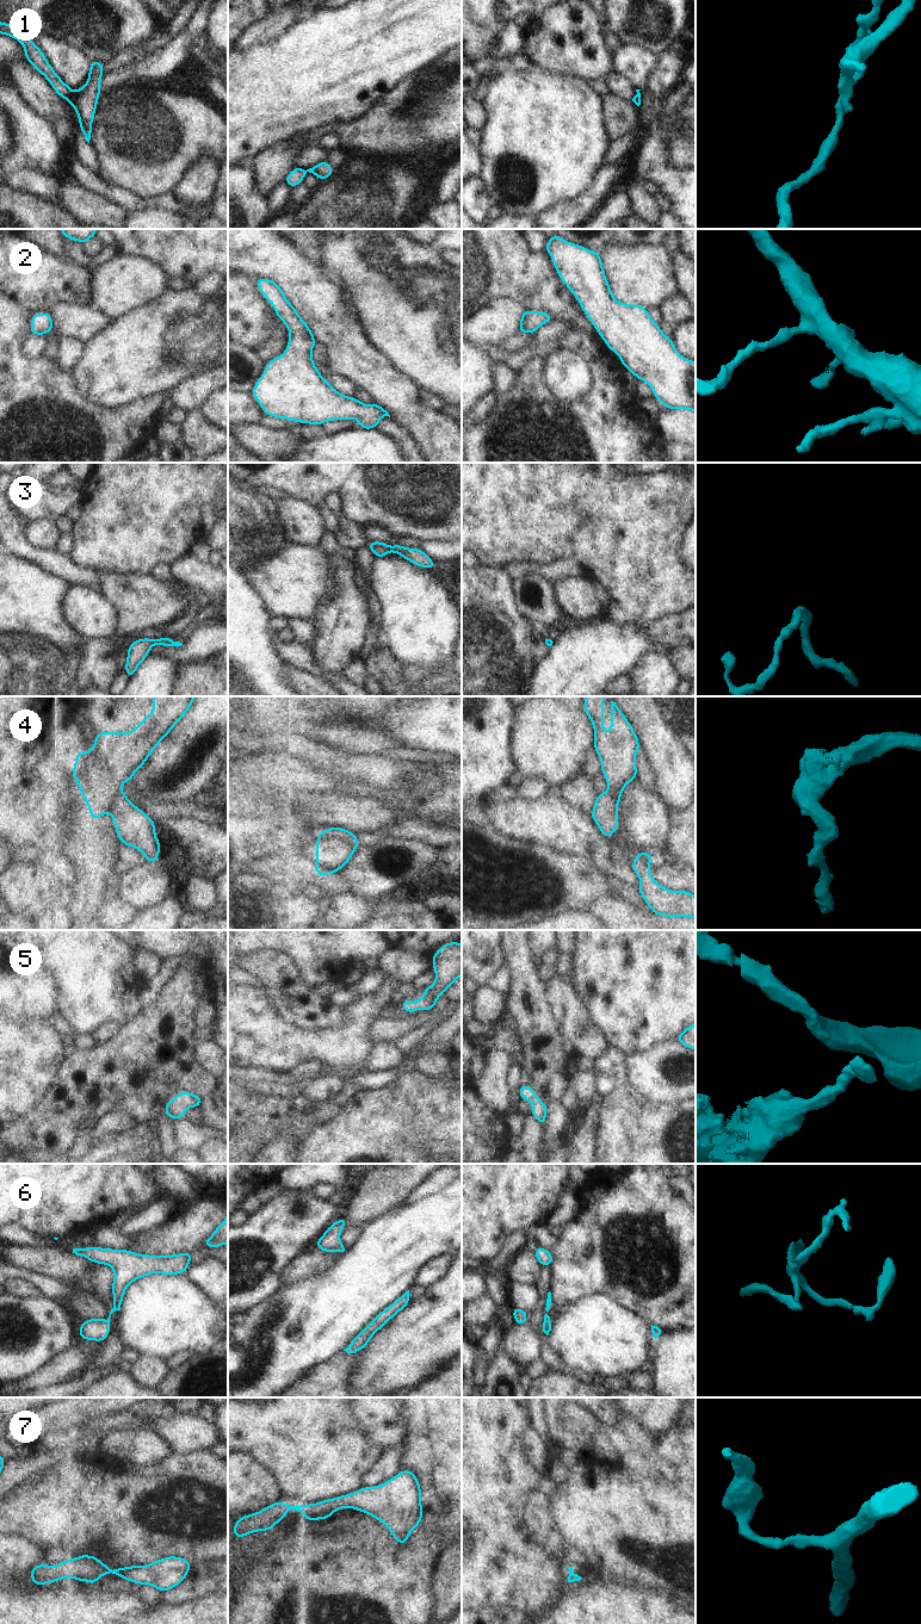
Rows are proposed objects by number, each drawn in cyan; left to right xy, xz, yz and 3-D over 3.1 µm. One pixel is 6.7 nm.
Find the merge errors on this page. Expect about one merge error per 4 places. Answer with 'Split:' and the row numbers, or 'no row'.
Split: 1, 4

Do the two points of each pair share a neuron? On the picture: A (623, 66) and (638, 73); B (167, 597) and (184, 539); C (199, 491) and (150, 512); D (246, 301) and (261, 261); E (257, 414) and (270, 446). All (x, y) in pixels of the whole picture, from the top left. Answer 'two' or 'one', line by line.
A: one
B: two
C: one
D: two
E: two

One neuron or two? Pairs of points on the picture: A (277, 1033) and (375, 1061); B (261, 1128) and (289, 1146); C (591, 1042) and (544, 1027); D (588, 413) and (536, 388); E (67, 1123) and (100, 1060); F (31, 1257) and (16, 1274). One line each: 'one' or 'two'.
A: two
B: two
C: two
D: one
E: one
F: two

